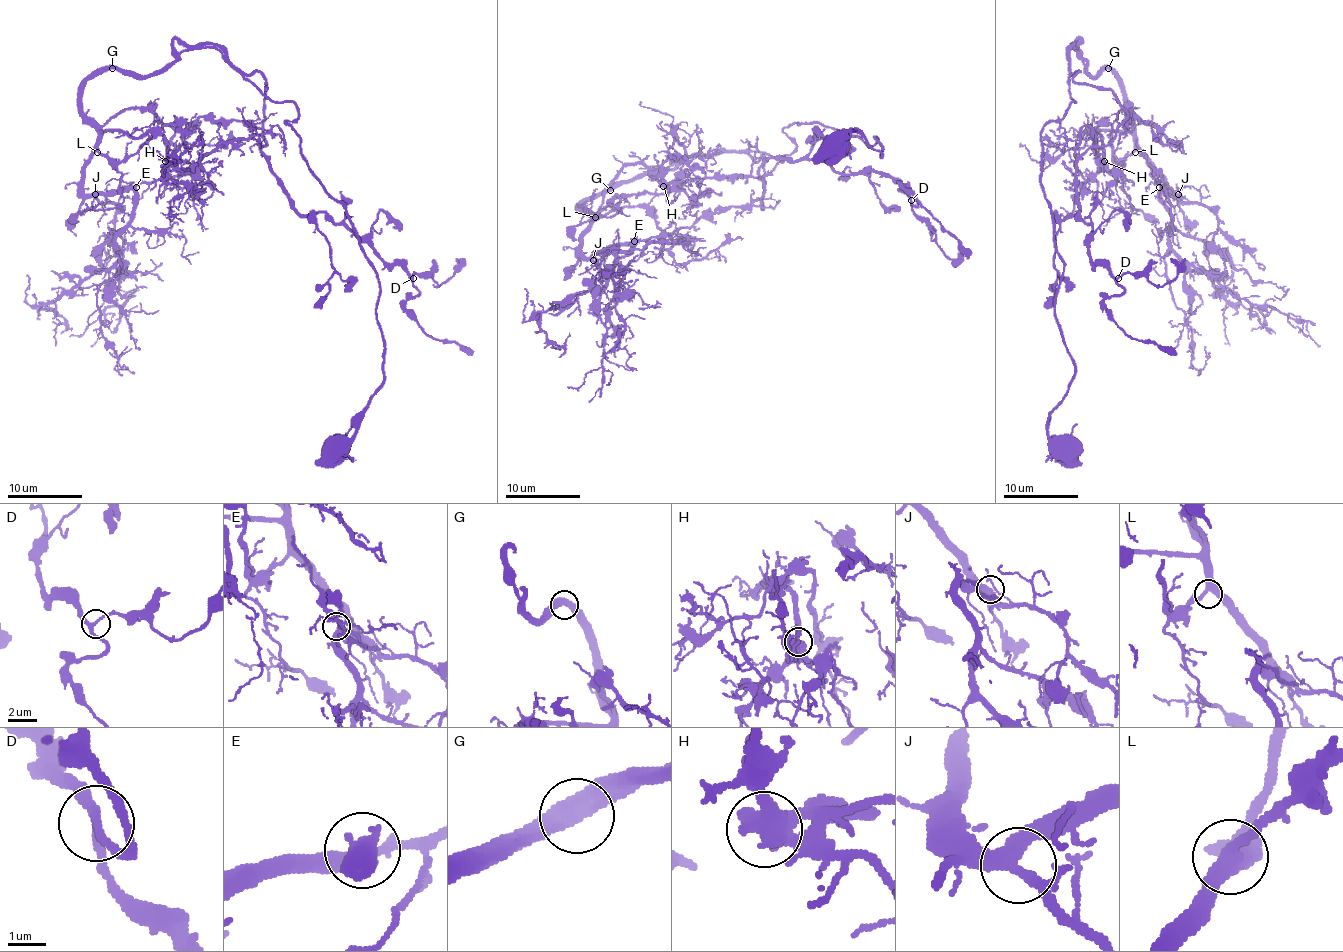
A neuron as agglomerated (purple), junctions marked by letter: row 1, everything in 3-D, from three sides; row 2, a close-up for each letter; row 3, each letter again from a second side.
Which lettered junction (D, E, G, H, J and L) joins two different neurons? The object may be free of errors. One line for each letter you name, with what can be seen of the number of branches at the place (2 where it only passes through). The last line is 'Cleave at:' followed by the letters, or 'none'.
Cleave at: none

